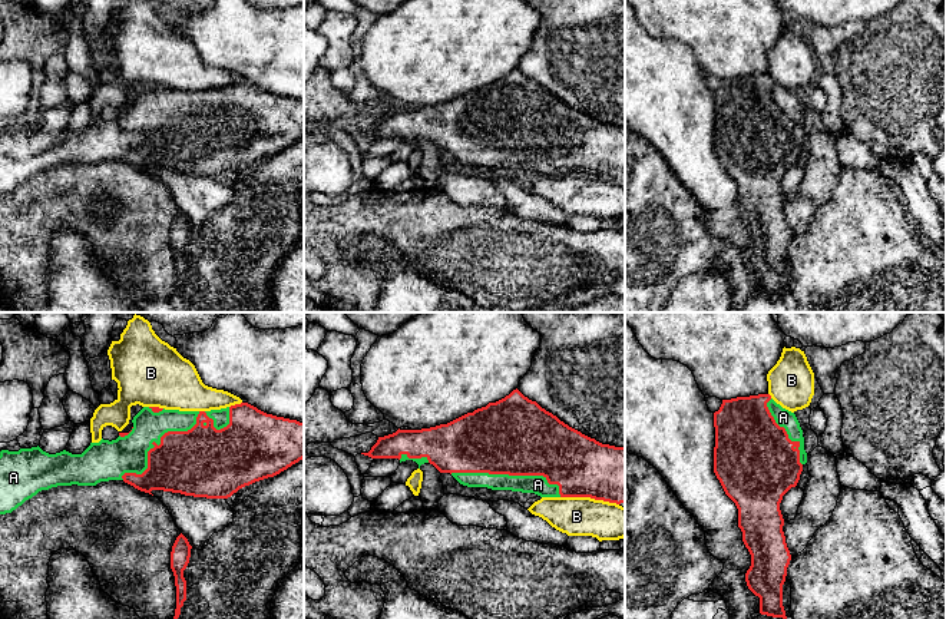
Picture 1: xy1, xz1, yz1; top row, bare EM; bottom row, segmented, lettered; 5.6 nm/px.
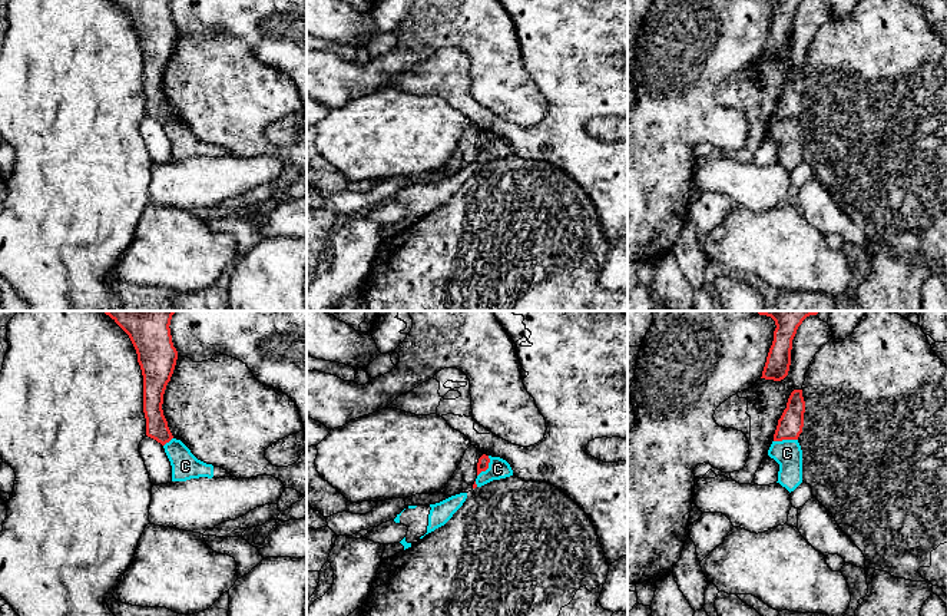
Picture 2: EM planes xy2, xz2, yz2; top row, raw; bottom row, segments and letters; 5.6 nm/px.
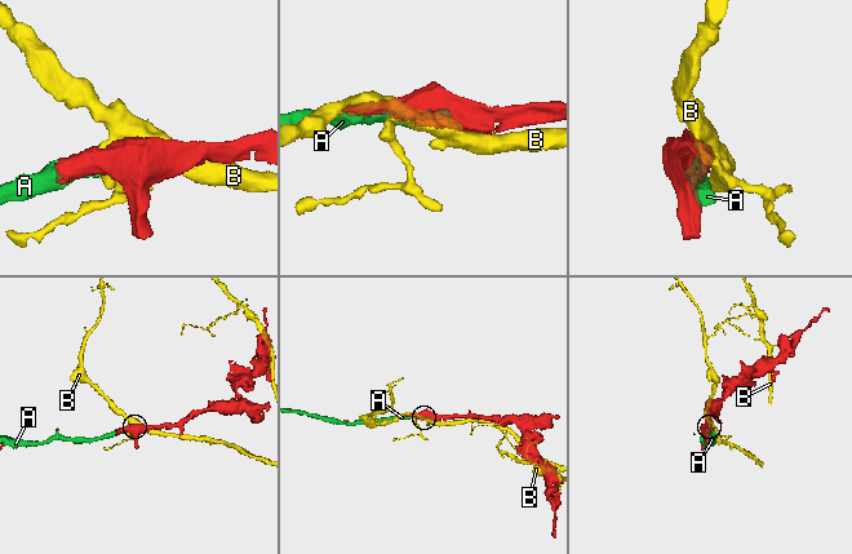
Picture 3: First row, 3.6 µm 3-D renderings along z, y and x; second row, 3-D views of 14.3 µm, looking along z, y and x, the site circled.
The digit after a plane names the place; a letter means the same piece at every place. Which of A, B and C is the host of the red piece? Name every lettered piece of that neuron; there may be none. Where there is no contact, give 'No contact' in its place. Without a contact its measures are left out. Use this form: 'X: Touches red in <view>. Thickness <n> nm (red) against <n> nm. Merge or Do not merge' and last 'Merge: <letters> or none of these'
A: Touches red in xz1. Thickness 440 nm (red) against 110 nm. Merge
B: Touches red in xz1. Thickness 340 nm (red) against 220 nm. Do not merge
C: Touches red in yz2. Thickness 140 nm (red) against 160 nm. Do not merge
Merge: A

